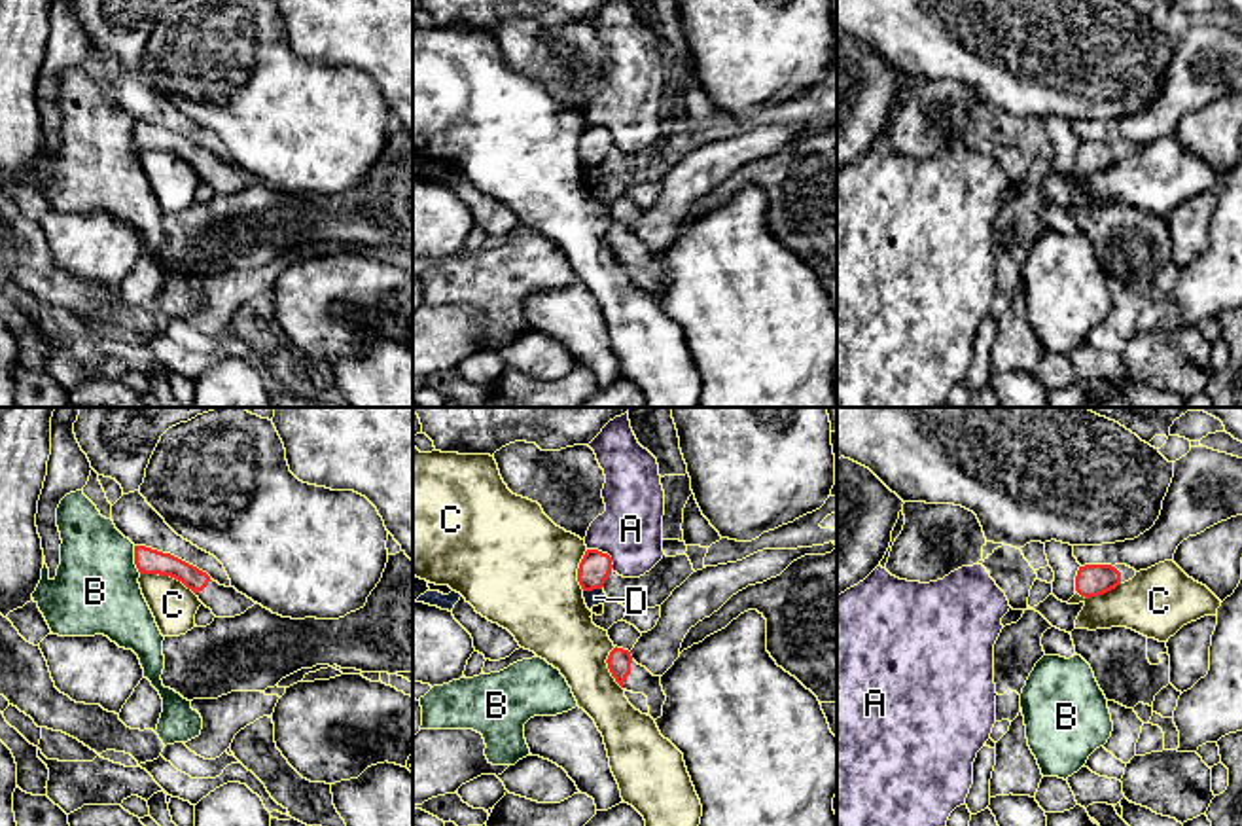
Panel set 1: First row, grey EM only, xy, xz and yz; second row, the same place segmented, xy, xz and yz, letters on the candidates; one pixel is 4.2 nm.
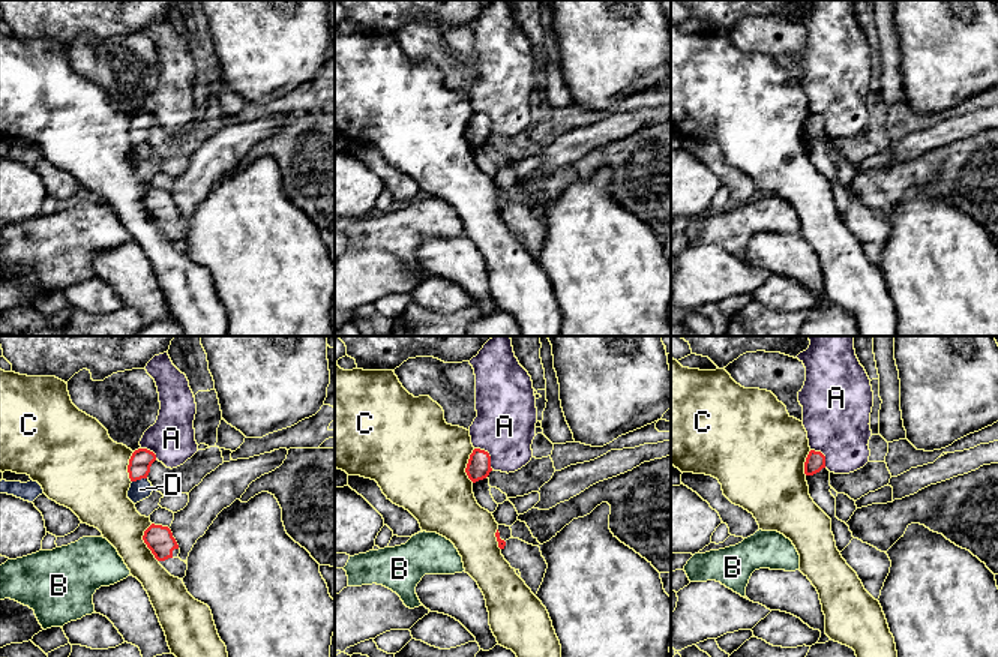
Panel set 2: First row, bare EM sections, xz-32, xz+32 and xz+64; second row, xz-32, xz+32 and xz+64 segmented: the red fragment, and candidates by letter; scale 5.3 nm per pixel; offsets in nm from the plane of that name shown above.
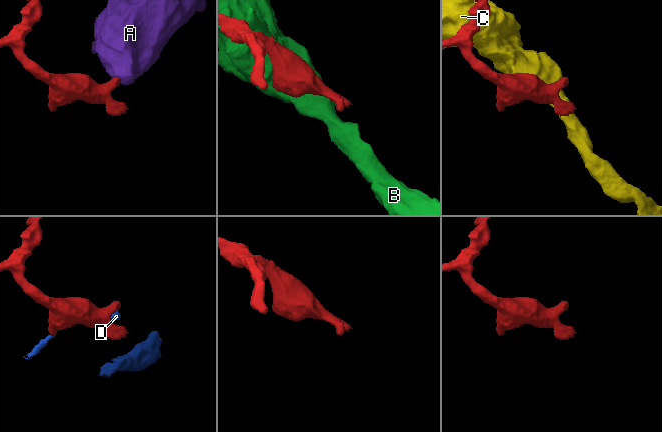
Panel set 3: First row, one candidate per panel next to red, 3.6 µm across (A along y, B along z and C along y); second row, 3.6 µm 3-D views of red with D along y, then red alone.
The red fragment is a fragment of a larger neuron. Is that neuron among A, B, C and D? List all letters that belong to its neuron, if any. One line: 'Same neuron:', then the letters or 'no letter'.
Same neuron: no letter

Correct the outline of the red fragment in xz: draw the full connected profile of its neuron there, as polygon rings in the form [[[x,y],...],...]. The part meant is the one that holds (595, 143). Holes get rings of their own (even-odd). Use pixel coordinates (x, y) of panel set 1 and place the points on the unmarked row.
[[[587,125],[577,144],[577,157],[581,165],[602,165],[612,144],[613,140],[608,129],[602,129],[598,125]]]

